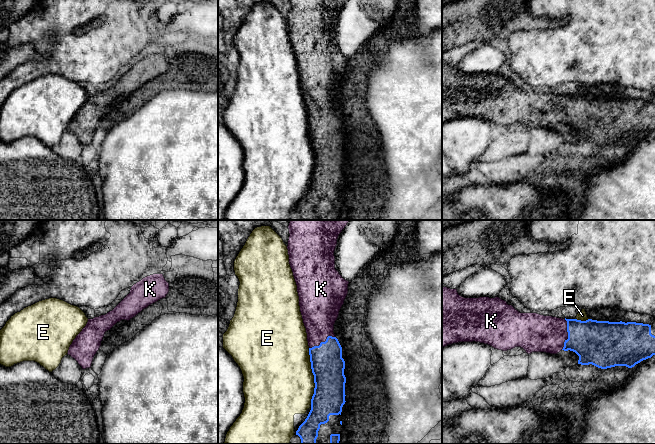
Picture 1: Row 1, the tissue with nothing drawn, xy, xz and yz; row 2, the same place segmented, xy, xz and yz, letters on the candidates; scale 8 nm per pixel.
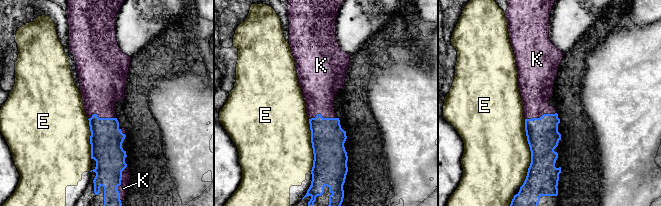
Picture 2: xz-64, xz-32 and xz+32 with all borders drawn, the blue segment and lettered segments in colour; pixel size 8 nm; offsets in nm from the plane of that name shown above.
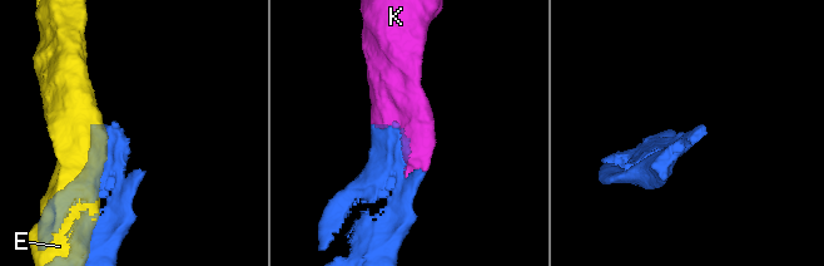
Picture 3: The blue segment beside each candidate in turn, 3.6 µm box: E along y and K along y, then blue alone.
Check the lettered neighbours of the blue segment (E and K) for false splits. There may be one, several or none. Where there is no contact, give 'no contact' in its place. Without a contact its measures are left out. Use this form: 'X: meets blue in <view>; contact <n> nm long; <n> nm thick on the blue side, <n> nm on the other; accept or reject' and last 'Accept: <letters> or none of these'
E: meets blue in xz; contact 460 nm long; 260 nm thick on the blue side, 480 nm on the other; reject
K: meets blue in yz; contact 260 nm long; 360 nm thick on the blue side, 300 nm on the other; accept
Accept: K

